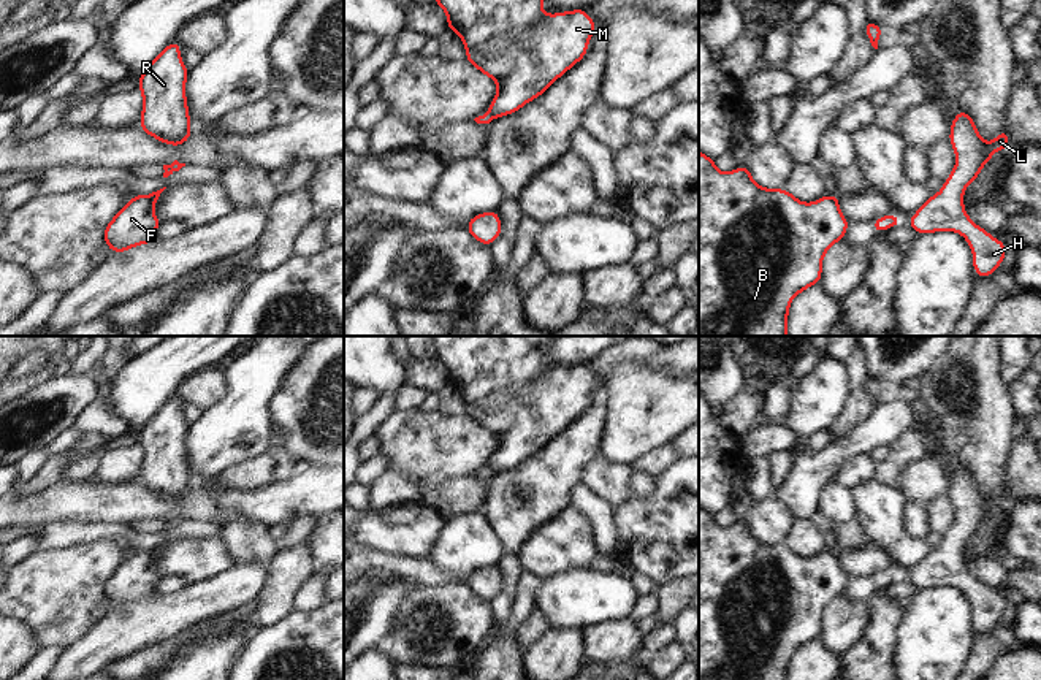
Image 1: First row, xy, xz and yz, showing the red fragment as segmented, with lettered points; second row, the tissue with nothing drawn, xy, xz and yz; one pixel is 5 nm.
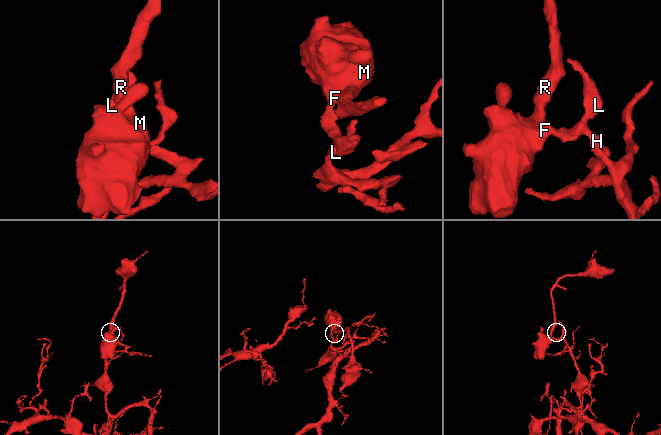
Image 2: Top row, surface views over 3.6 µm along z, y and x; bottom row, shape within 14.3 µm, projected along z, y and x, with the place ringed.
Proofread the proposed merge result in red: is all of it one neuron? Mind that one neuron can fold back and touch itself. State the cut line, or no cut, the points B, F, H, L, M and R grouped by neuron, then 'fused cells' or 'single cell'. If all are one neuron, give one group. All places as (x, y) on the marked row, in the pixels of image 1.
cut in yz along (832, 197), (837, 202); B F M R / H L; fused cells

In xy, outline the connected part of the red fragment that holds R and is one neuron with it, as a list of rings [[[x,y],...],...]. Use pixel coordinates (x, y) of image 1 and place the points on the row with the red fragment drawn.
[[[174,40],[146,67],[138,78],[144,100],[139,127],[168,146],[184,146],[193,135],[185,95],[189,70]]]

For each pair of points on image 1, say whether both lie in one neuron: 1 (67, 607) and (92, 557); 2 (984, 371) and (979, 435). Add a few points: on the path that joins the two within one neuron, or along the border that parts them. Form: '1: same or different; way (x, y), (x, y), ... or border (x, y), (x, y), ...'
1: same; way (67, 595), (67, 584), (81, 569)
2: same; way (981, 387), (979, 419)

